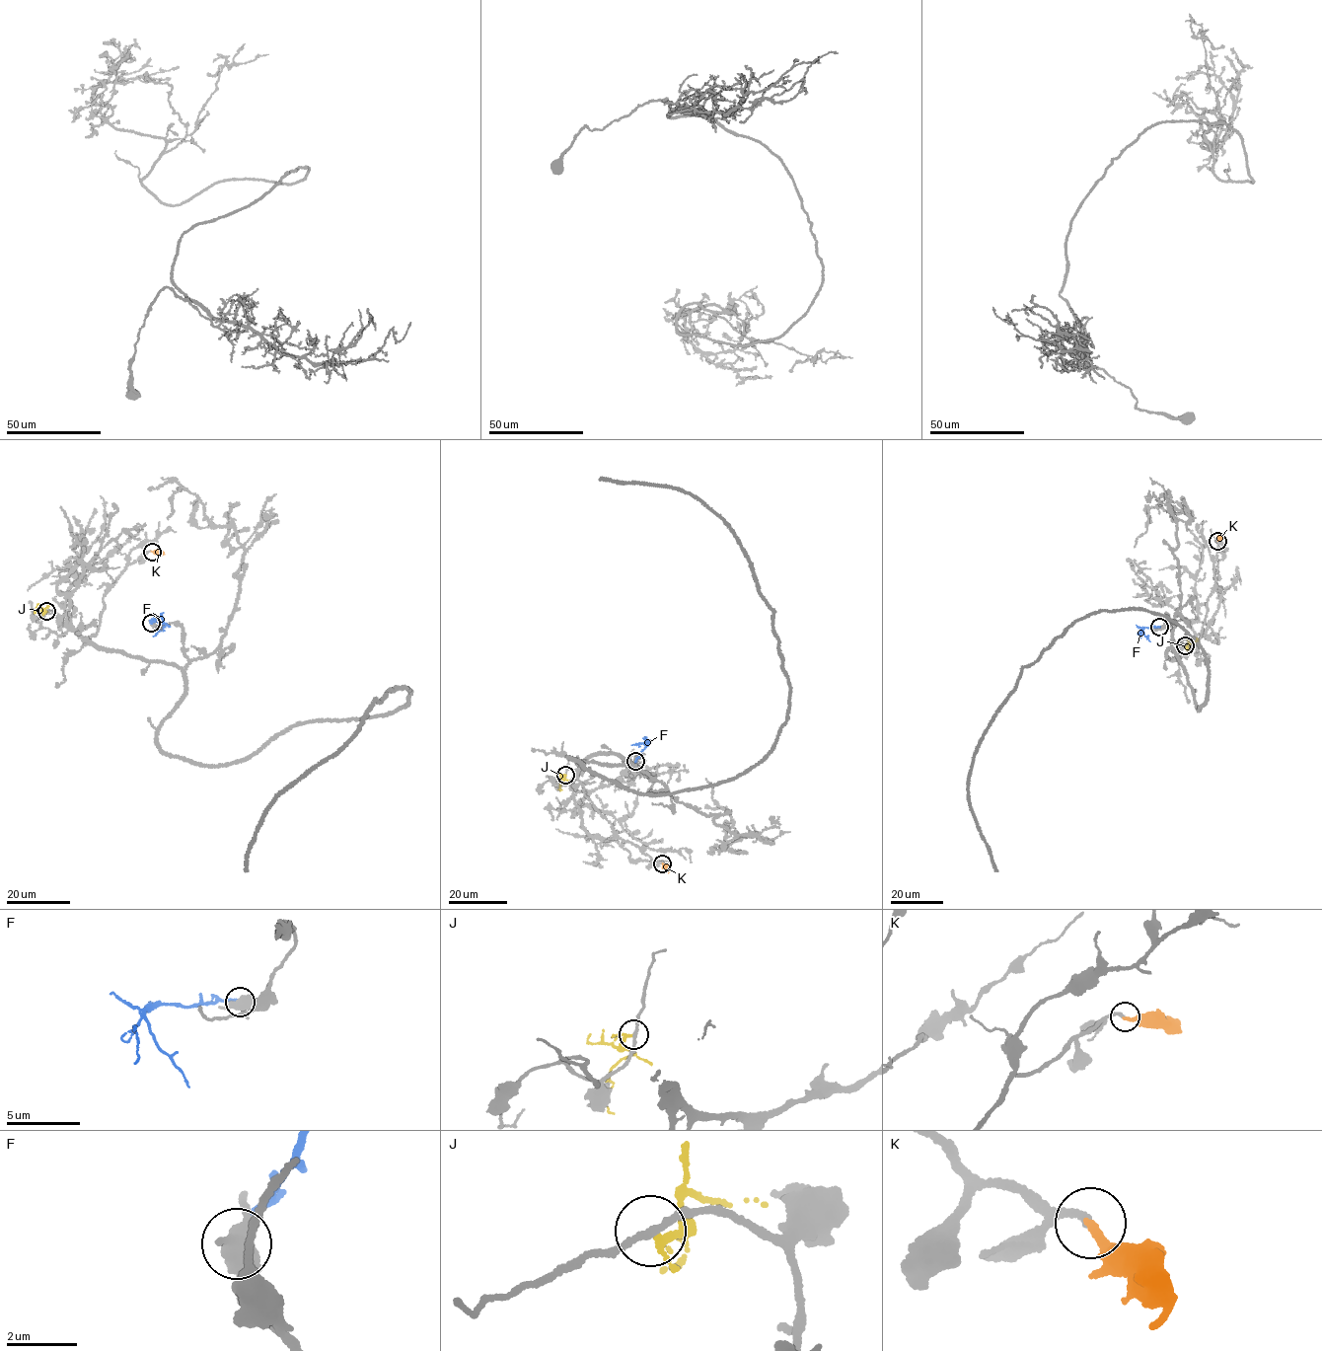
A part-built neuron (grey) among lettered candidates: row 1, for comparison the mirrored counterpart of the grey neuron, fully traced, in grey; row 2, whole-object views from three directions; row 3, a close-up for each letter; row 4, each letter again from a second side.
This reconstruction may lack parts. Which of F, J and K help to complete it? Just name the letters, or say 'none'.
K

